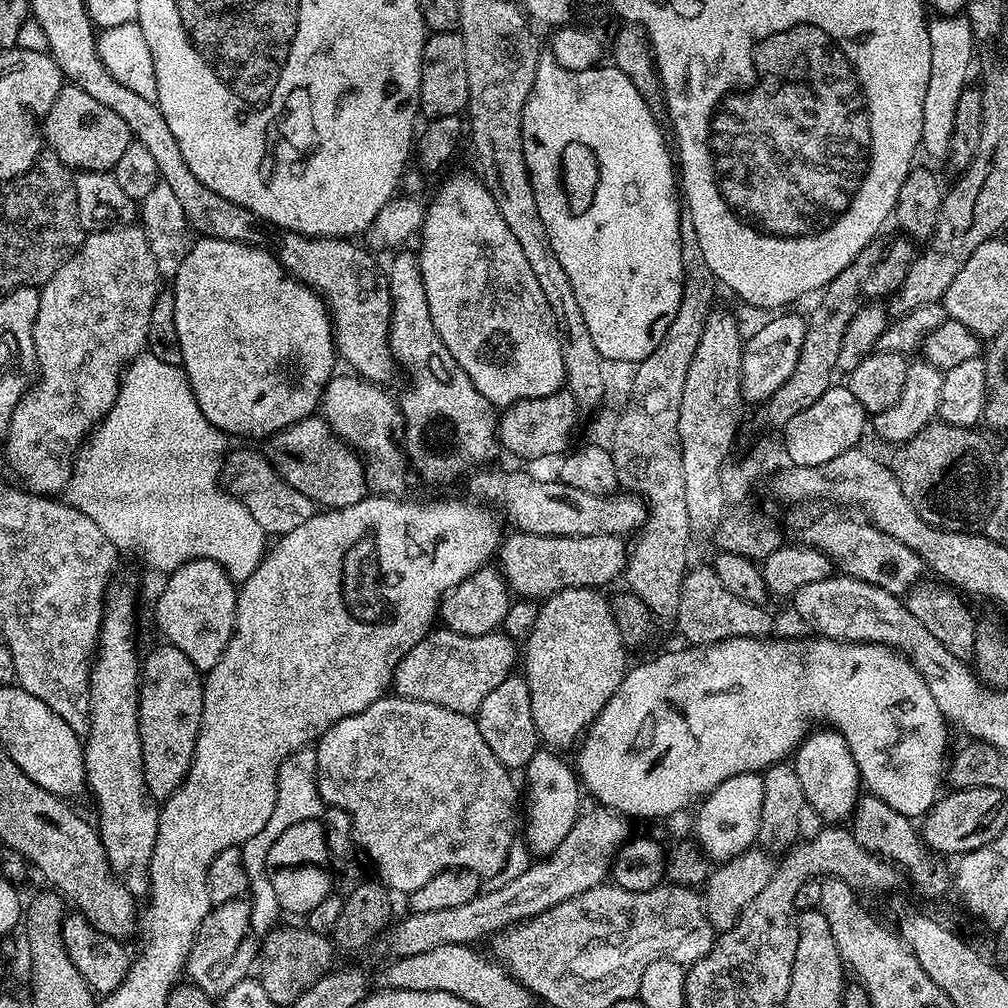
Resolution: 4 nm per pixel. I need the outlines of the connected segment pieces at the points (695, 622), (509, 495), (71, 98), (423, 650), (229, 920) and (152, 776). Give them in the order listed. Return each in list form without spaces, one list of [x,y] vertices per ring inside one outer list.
[[[709,565],[689,569],[685,573],[674,622],[689,645],[704,647],[734,637],[769,637],[774,620],[768,608],[737,598],[719,581]]]
[[[477,470],[467,477],[469,497],[491,506],[493,509],[504,511],[503,519],[513,525],[513,529],[529,532],[535,536],[618,536],[627,537],[627,532],[635,533],[644,527],[648,520],[648,506],[635,494],[586,494],[586,490],[578,490],[569,484],[561,484],[559,479],[531,480],[520,472],[488,472]]]
[[[75,86],[61,87],[54,106],[46,114],[42,131],[47,147],[67,168],[82,172],[106,172],[115,169],[118,158],[126,146],[134,143],[130,126],[122,122],[110,106],[102,106],[95,98],[90,98],[86,90]]]
[[[440,626],[429,631],[422,642],[402,658],[396,667],[394,692],[397,696],[411,696],[413,700],[430,702],[475,717],[486,694],[490,694],[490,690],[499,686],[507,676],[513,675],[515,664],[517,667],[517,641],[503,630],[481,636],[463,636],[447,626]]]
[[[247,899],[231,900],[218,904],[209,912],[208,917],[196,935],[194,946],[188,955],[186,976],[196,987],[201,988],[208,996],[222,998],[230,986],[245,979],[253,971],[254,961],[258,956],[258,944],[251,926],[252,905]]]
[[[167,642],[146,656],[142,662],[140,686],[140,741],[148,793],[157,802],[168,800],[188,779],[192,756],[200,737],[204,682],[194,662]]]

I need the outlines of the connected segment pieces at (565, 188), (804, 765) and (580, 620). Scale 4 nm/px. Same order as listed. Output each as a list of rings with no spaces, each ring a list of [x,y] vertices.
[[[551,54],[541,55],[538,68],[534,74],[534,86],[526,98],[525,109],[522,110],[521,138],[522,150],[528,167],[528,177],[532,179],[534,202],[538,202],[538,214],[545,227],[547,244],[553,247],[558,262],[566,270],[578,305],[582,308],[582,318],[586,320],[587,329],[597,347],[598,354],[605,361],[625,360],[629,366],[644,360],[662,342],[666,330],[670,330],[670,322],[674,322],[674,314],[678,314],[678,306],[682,302],[684,289],[684,267],[682,266],[682,246],[679,244],[679,220],[682,215],[682,200],[678,195],[678,172],[674,167],[674,158],[668,154],[664,145],[664,136],[660,133],[660,124],[652,113],[650,105],[644,101],[645,93],[622,74],[614,66],[597,66],[568,72]]]
[[[829,728],[811,731],[796,749],[792,767],[802,785],[807,805],[825,823],[838,824],[853,815],[860,799],[862,781],[853,755],[850,754],[849,744],[840,732]]]
[[[567,588],[547,597],[539,605],[537,620],[522,644],[522,672],[528,681],[536,733],[545,745],[556,750],[568,748],[572,743],[575,745],[587,733],[624,680],[626,645],[616,625],[611,603],[606,596],[604,600],[604,594],[595,588]]]

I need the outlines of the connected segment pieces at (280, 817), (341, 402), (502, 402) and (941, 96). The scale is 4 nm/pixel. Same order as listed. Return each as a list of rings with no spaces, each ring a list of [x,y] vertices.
[[[299,752],[289,758],[279,768],[279,776],[276,779],[276,796],[274,811],[270,814],[270,819],[266,826],[254,836],[248,838],[241,847],[243,869],[246,870],[247,882],[256,876],[264,876],[264,880],[269,878],[268,858],[270,848],[290,829],[291,826],[304,824],[306,821],[319,819],[325,812],[326,805],[317,789],[317,766],[315,755]]]
[[[333,375],[324,387],[322,415],[333,432],[345,440],[364,461],[369,489],[382,496],[400,496],[408,488],[410,465],[402,447],[404,418],[399,403],[381,385],[370,384],[355,375]]]
[[[460,172],[457,176],[452,176],[437,192],[436,197],[427,205],[427,212],[424,218],[424,224],[421,225],[418,233],[420,240],[420,252],[418,259],[420,262],[420,277],[426,286],[426,302],[430,302],[430,318],[434,318],[434,330],[438,330],[438,338],[446,342],[446,350],[470,374],[470,382],[478,390],[478,394],[485,396],[491,404],[497,406],[511,406],[519,400],[529,400],[530,398],[546,398],[554,393],[561,391],[565,387],[565,375],[562,360],[562,345],[559,342],[558,325],[554,320],[554,314],[551,313],[550,305],[546,302],[545,294],[538,286],[538,281],[534,278],[534,273],[530,270],[530,262],[518,246],[518,238],[510,234],[510,226],[506,226],[506,218],[499,214],[498,205],[492,196],[492,192],[484,184],[479,175],[471,176],[468,172]]]
[[[963,15],[940,16],[929,19],[930,34],[930,86],[926,86],[926,98],[922,106],[923,151],[932,156],[944,156],[952,140],[952,123],[956,120],[956,107],[960,104],[960,79],[964,76],[964,55],[974,45],[972,27]]]

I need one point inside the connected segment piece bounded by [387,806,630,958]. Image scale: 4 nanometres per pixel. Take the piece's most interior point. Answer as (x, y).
(583, 860)

